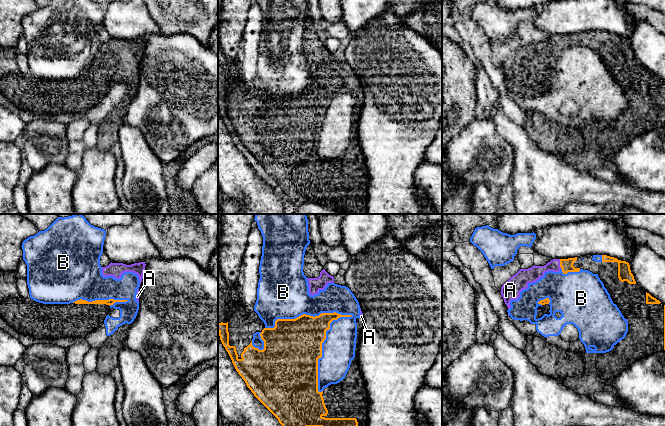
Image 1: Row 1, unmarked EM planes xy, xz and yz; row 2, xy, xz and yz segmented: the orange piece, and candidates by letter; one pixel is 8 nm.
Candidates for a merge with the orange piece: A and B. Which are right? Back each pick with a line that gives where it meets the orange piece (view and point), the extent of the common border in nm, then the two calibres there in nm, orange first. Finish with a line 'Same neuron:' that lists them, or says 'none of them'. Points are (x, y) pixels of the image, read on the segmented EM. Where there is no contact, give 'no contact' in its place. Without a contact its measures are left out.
A: contact yz (560, 263); length 70 nm; calibres 100 and 120 nm
Same neuron: A

